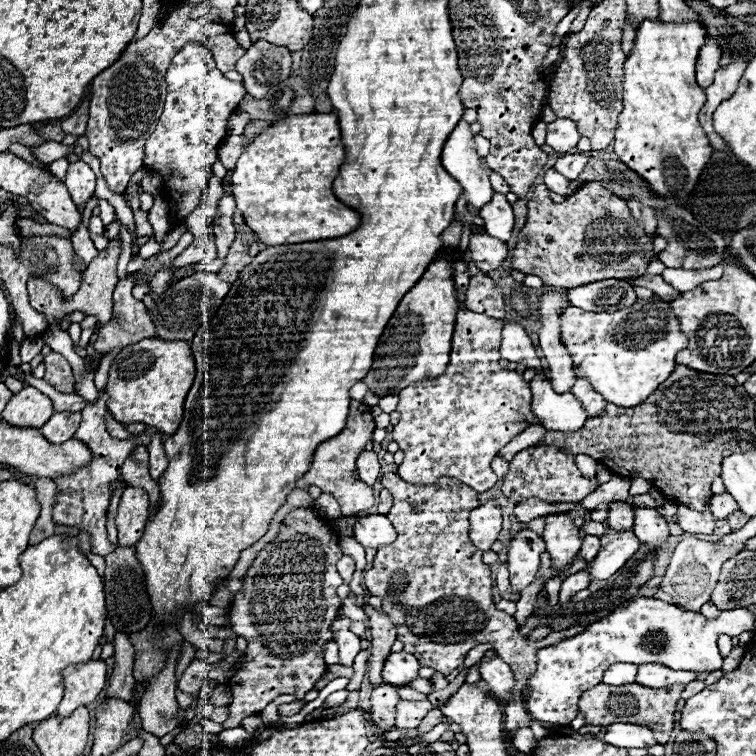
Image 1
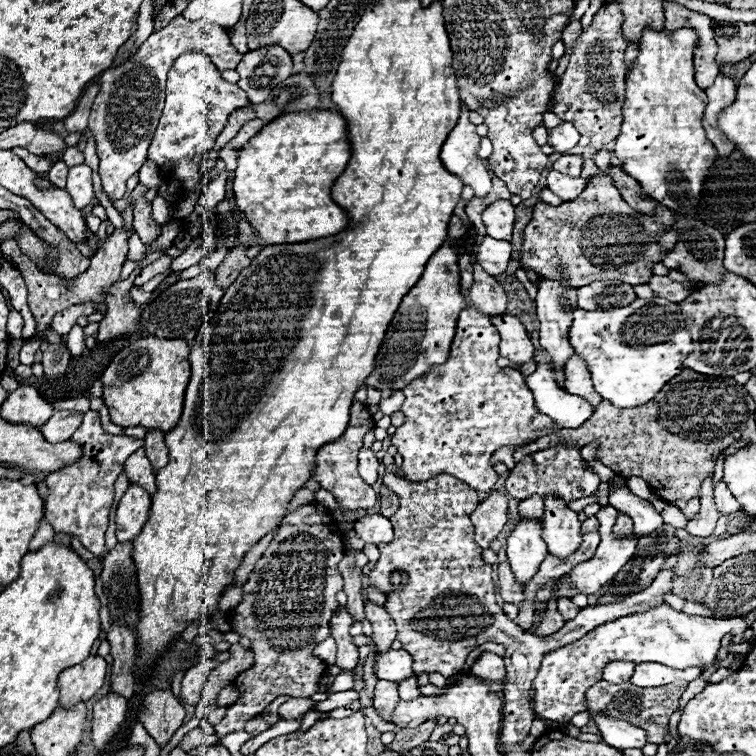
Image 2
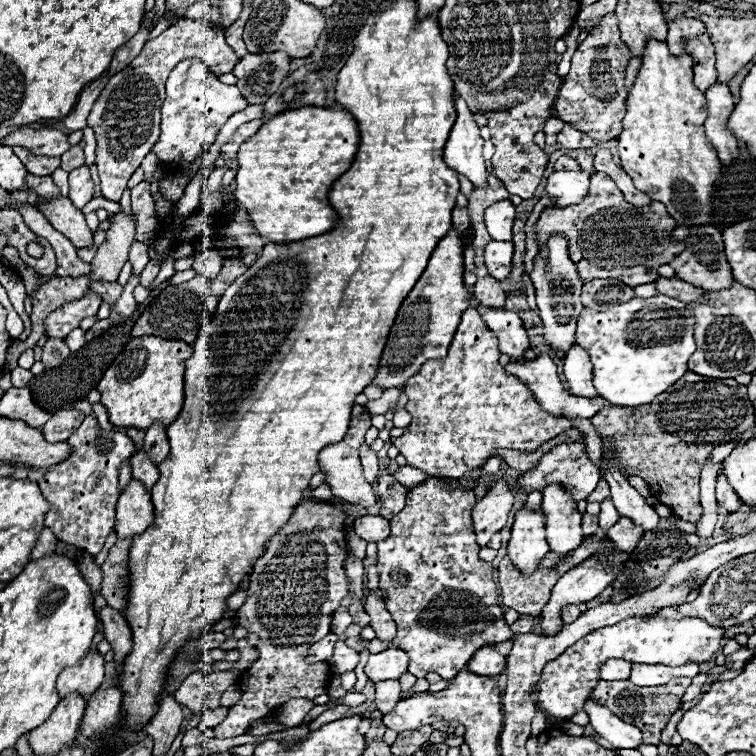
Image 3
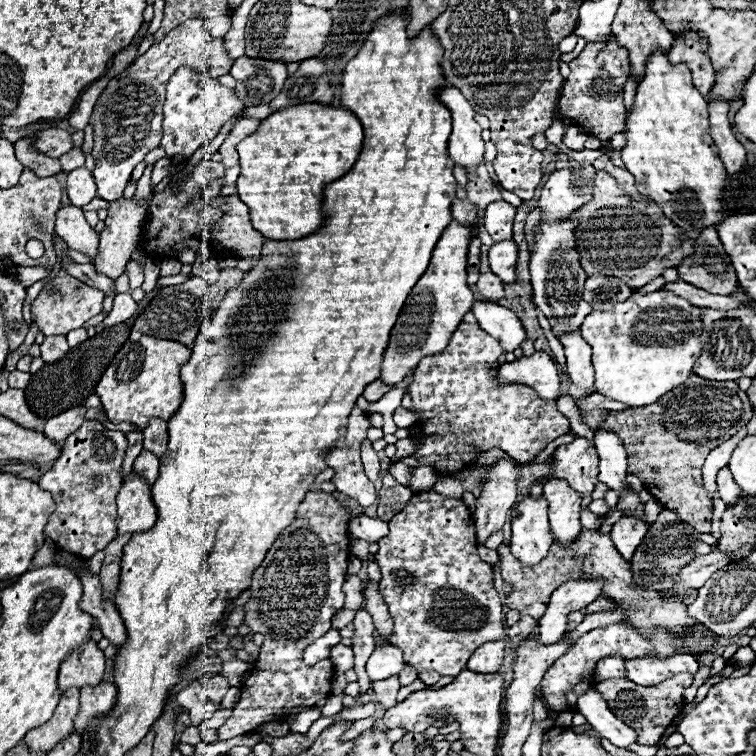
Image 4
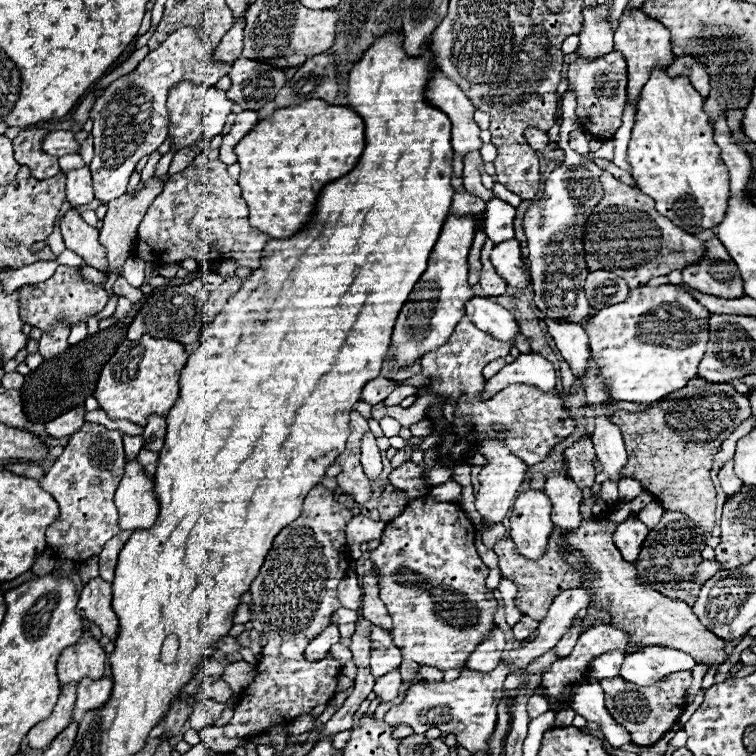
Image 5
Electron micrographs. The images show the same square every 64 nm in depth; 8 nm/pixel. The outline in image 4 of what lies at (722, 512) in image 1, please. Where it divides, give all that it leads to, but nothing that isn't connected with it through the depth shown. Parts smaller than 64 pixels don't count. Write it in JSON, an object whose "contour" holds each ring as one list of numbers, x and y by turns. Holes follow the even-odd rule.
{"contour":[[724,466,724,468,718,472,718,478,716,478,716,480,718,480,720,498,722,498,726,504,734,504,734,502,740,498,742,490,740,490,738,484,734,482,734,478,732,478,728,466]]}

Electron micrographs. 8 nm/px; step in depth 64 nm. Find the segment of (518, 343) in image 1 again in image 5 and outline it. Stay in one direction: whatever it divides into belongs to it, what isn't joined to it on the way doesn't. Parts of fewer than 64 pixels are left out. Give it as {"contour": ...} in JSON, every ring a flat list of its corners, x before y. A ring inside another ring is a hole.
{"contour":[[480,296,468,300,464,308,466,316,476,324,476,328,484,330,486,334,498,340,514,342,514,336,518,334,518,324,514,322,512,314,506,308,492,302,490,298,480,298]]}

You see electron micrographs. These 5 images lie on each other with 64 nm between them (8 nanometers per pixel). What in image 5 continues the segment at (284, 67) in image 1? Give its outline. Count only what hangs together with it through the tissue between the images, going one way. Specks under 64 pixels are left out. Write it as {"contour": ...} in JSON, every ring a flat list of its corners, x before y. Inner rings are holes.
{"contour":[[244,56,232,64,228,76,232,86,226,94,244,110,262,110,264,104,274,100,286,84,282,70,276,70,258,60,248,60]]}

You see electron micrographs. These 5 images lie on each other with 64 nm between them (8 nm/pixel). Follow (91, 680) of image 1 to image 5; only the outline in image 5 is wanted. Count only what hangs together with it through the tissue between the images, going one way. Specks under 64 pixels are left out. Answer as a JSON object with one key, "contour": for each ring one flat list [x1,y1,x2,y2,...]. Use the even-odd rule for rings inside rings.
{"contour":[[84,632,82,638,62,650,60,658,58,658,58,678,60,684,76,684,82,678,92,678,98,680,102,678,104,672,104,662,106,662,106,652,100,646,100,642,90,634]]}

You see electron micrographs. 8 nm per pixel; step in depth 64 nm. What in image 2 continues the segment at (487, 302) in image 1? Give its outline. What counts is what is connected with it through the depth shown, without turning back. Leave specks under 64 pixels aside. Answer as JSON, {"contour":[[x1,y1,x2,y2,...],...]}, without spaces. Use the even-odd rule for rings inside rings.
{"contour":[[474,264,474,284,470,288,470,302,484,314,506,312,506,292,494,276,486,274,480,264]]}

